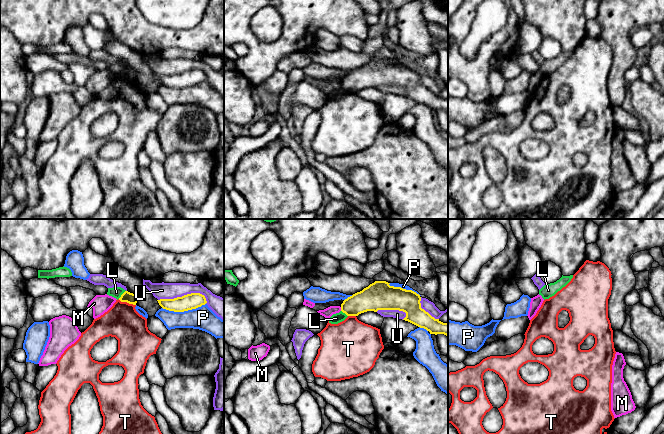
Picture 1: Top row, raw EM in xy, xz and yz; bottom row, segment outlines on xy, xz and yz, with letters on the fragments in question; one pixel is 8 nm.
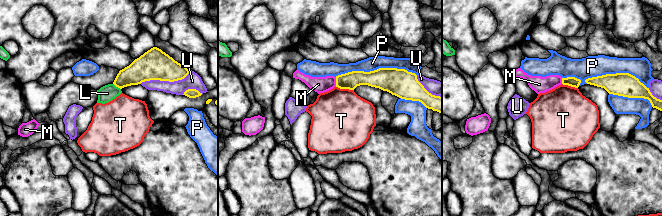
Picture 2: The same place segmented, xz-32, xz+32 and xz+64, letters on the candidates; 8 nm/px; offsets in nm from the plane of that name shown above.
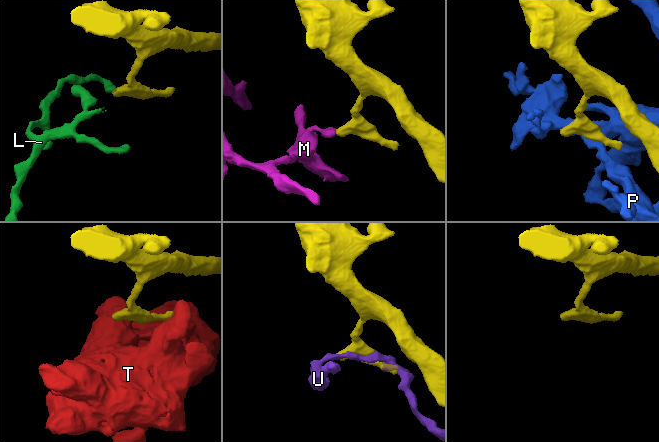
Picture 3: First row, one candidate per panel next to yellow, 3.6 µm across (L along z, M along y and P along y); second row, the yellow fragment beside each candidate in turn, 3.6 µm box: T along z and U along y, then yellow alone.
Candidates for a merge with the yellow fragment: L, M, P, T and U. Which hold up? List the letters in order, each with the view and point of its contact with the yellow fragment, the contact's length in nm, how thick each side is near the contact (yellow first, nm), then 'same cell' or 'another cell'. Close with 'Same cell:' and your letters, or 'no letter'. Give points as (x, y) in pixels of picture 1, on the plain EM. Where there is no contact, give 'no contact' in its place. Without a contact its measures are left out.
L: contact xy (122, 70); length 90 nm; calibres 90 and 90 nm; another cell
M: contact xz (341, 85); length 30 nm; calibres 190 and 80 nm; another cell
P: contact xy (183, 87); length 360 nm; calibres 130 and 190 nm; another cell
T: contact xy (127, 78); length 150 nm; calibres 90 and 280 nm; another cell
U: contact xy (184, 71); length 400 nm; calibres 130 and 130 nm; another cell
Same cell: no letter

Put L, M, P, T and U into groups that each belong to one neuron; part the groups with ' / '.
L / M / P / T / U

